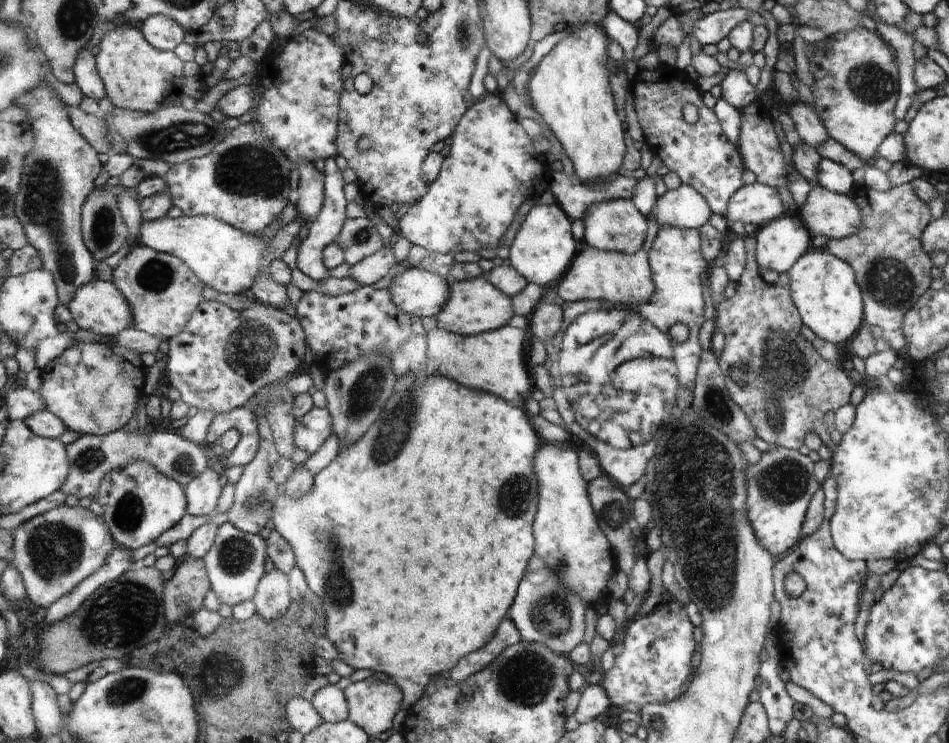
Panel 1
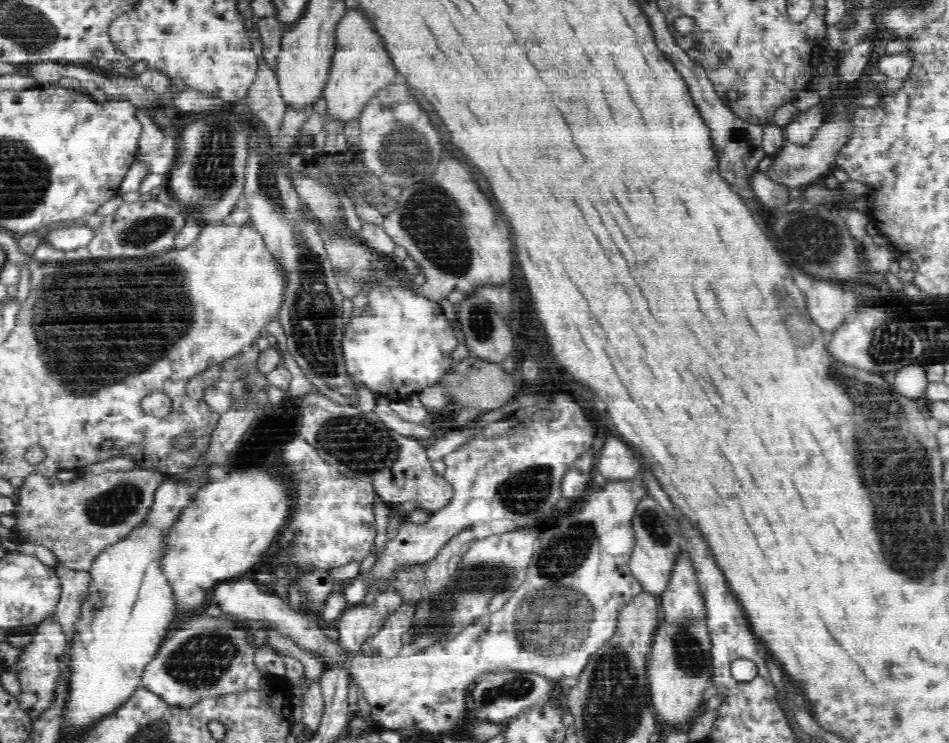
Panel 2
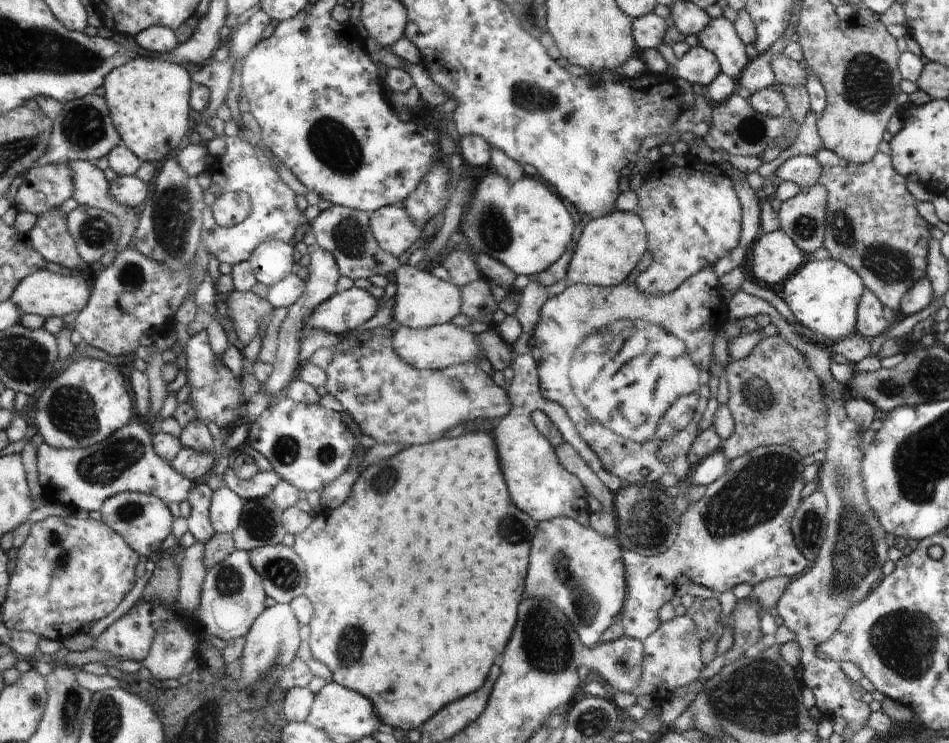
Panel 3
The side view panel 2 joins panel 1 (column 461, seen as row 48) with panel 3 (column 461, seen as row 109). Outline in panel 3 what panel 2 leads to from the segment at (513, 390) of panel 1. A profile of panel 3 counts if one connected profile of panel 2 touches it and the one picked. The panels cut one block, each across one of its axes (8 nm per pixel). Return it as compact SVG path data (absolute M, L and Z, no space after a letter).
M452 323L440 324L426 329L402 325L393 332L393 347L408 365L416 369L435 369L438 371L460 364L476 364L476 355L482 351L477 344L476 334Z

